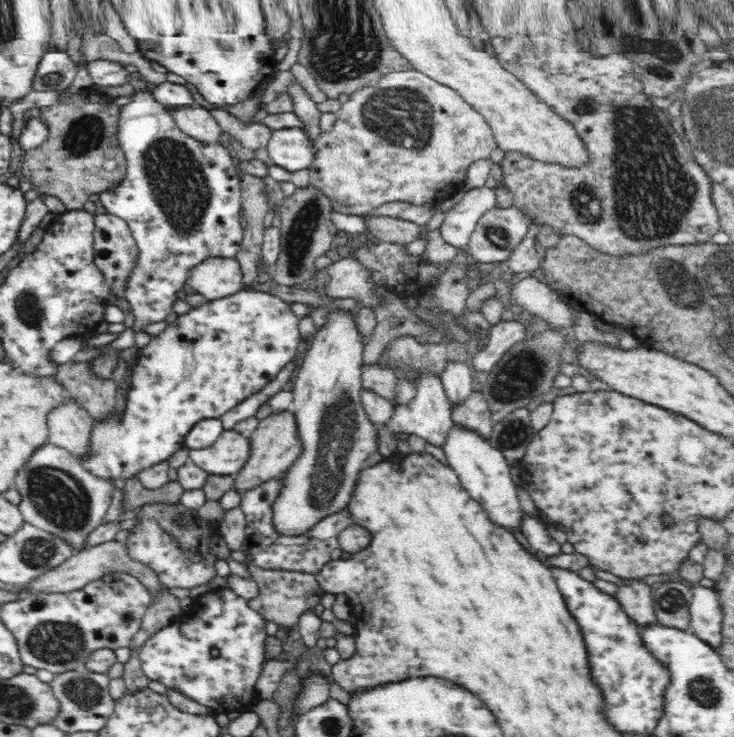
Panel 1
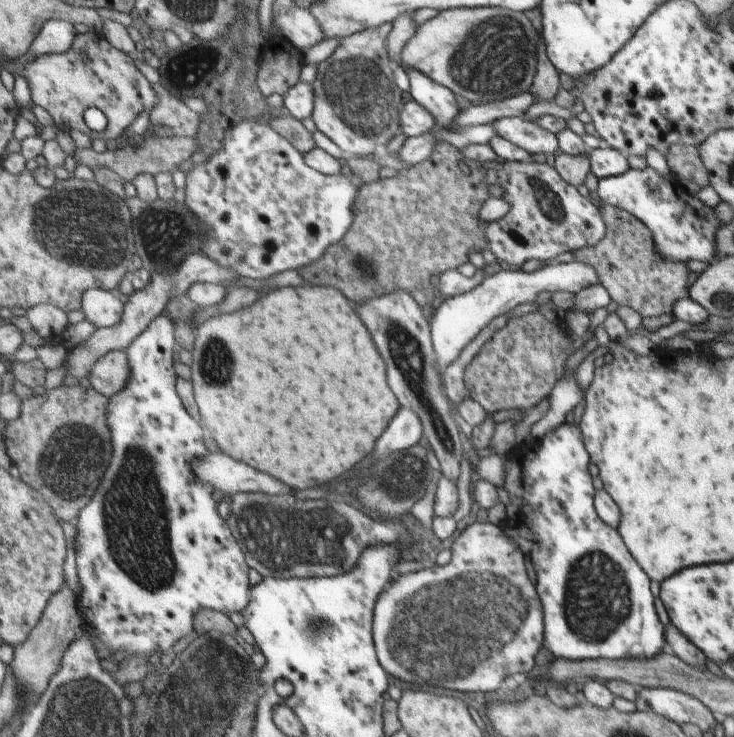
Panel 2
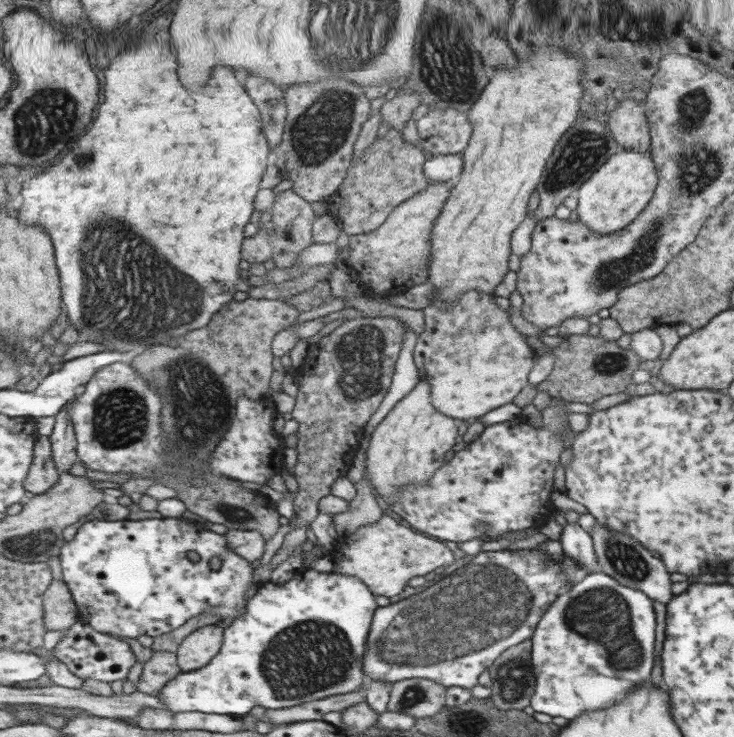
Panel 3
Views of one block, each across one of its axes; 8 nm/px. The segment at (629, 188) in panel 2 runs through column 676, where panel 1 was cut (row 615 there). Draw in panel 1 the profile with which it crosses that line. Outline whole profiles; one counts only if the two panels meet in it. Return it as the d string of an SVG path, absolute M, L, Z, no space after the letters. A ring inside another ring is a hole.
M218 590L212 594L202 596L202 608L192 606L186 614L186 636L182 634L182 618L176 624L169 624L166 628L154 632L141 645L137 658L141 662L141 670L148 680L158 680L173 691L189 698L194 703L202 704L212 712L248 713L260 701L256 694L256 683L267 662L265 644L266 620L256 610L250 608L248 599L238 596L233 590Z

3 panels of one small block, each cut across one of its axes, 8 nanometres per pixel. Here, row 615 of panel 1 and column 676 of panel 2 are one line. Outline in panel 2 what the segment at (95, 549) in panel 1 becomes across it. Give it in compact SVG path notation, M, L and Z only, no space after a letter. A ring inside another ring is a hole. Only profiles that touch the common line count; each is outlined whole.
M692 145L673 146L668 152L666 160L669 170L676 178L693 180L702 188L710 186L708 172L704 169L697 147Z

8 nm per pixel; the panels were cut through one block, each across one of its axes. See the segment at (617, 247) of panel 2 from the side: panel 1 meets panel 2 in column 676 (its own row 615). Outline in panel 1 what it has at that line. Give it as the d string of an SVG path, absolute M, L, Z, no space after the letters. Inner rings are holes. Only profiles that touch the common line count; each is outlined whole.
M247 564L250 577L258 584L259 595L248 600L250 608L258 611L266 621L272 620L278 626L289 628L298 624L304 612L314 610L321 602L324 590L319 585L315 573L296 572L296 570L276 570L275 568L260 568Z

